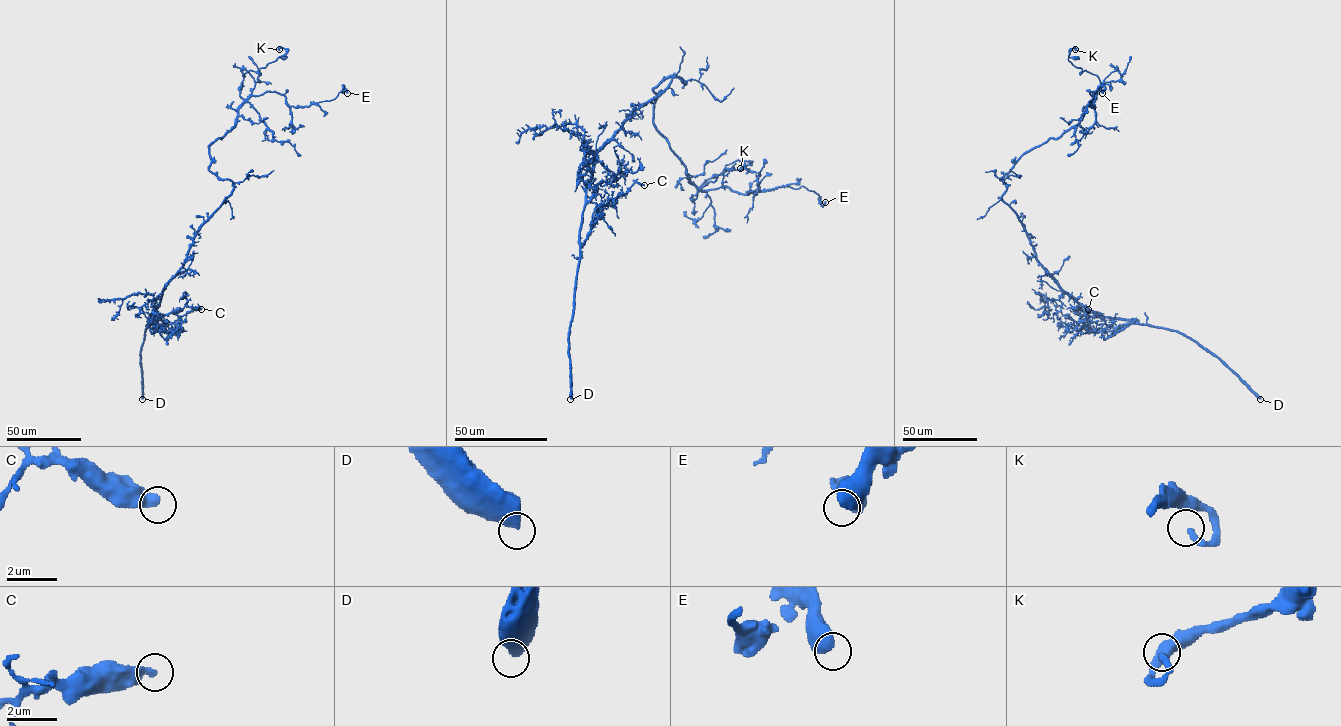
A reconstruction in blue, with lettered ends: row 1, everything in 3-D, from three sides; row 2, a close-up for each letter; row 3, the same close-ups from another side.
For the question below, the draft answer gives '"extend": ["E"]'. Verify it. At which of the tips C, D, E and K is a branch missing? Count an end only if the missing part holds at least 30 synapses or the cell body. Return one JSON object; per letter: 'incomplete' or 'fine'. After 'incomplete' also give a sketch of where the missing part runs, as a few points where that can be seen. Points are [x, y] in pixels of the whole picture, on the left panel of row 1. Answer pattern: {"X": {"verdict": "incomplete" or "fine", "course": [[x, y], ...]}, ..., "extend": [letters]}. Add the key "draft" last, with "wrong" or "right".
{"C": {"verdict": "fine"}, "D": {"verdict": "incomplete"}, "E": {"verdict": "fine"}, "K": {"verdict": "fine"}, "extend": ["D"], "draft": "wrong"}

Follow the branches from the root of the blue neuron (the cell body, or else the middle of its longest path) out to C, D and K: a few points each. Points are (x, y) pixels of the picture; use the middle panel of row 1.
C: (656, 97), (637, 109), (597, 152), (587, 188), (581, 245), (599, 209), (611, 206), (635, 182), (644, 185)
D: (656, 97), (637, 109), (597, 152), (587, 188), (569, 335), (570, 399)
K: (656, 97), (683, 80), (653, 89), (654, 123), (694, 201), (726, 165), (750, 162), (740, 168)

